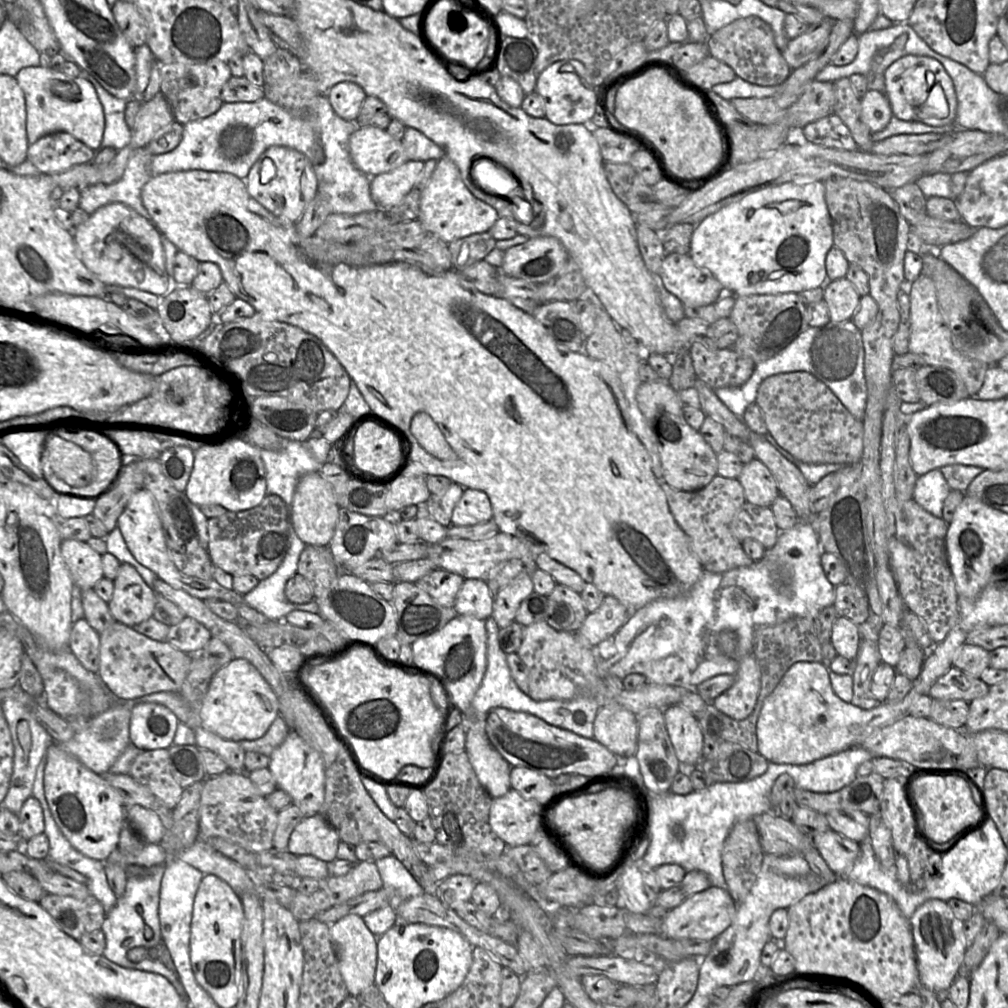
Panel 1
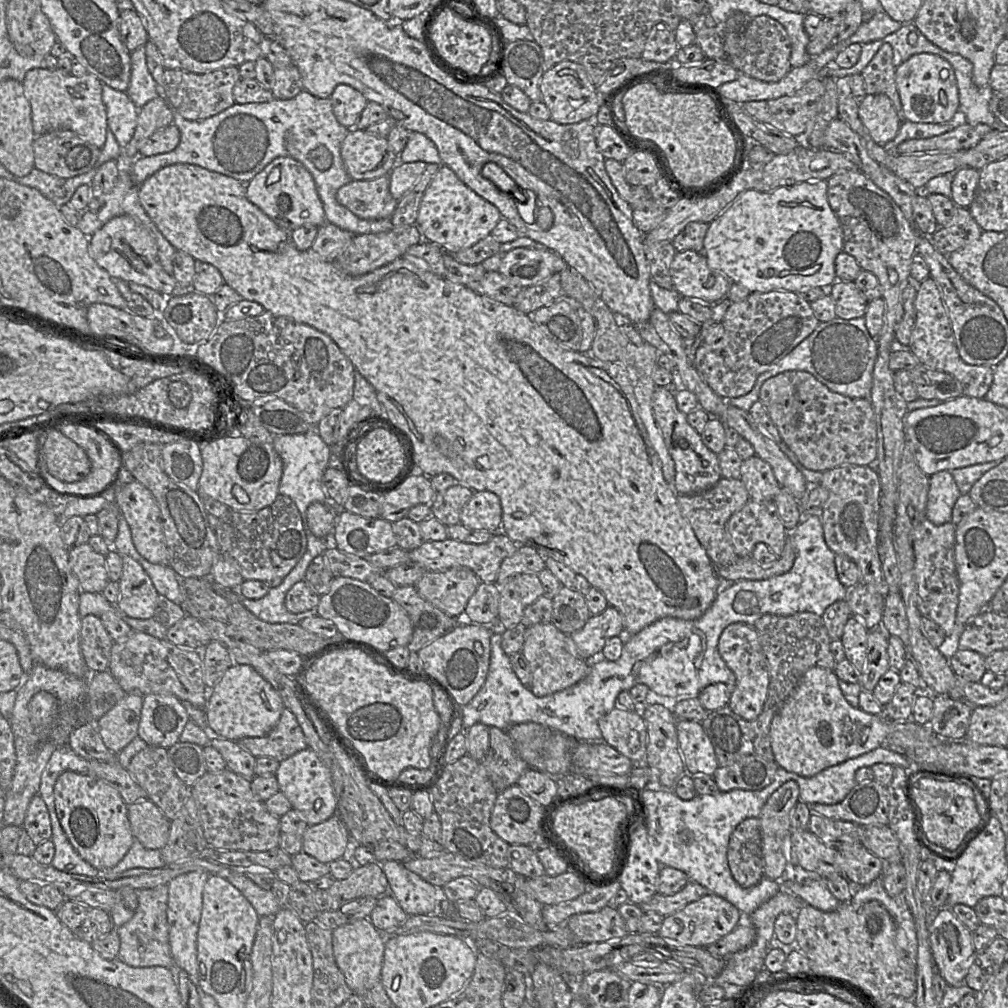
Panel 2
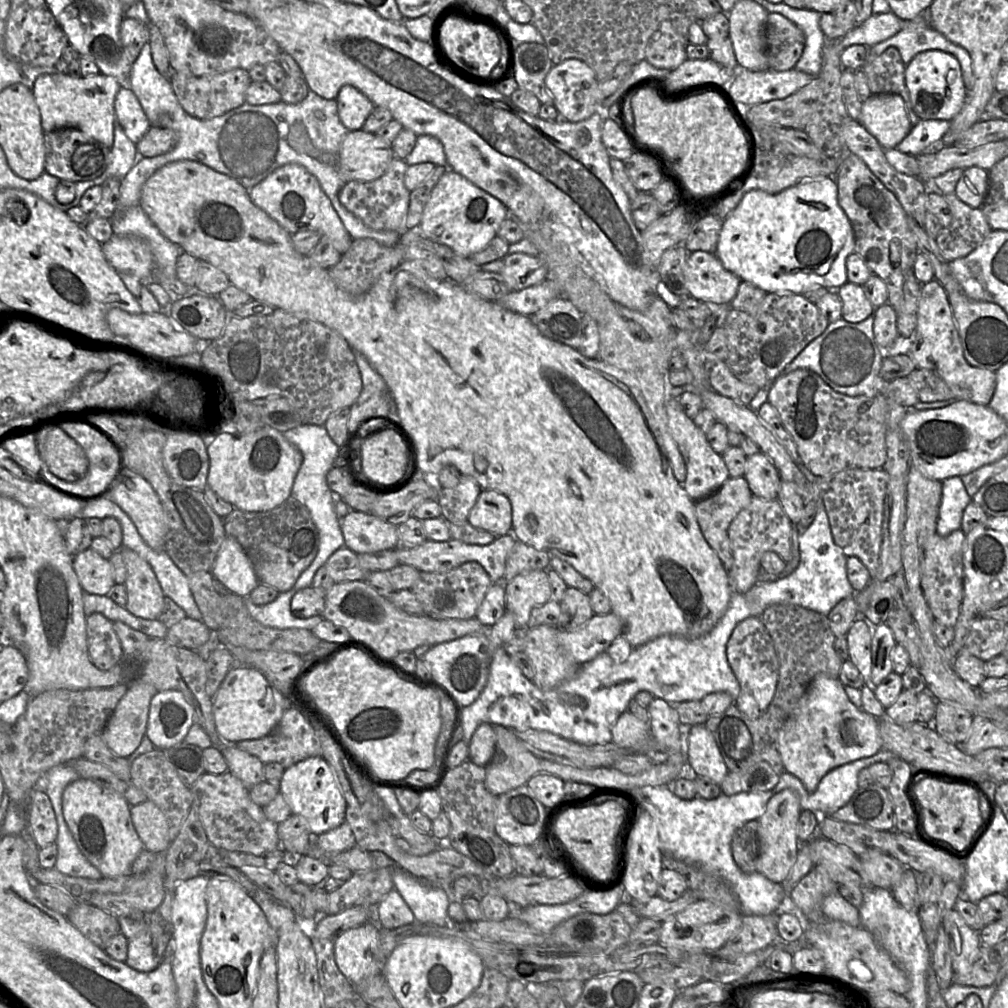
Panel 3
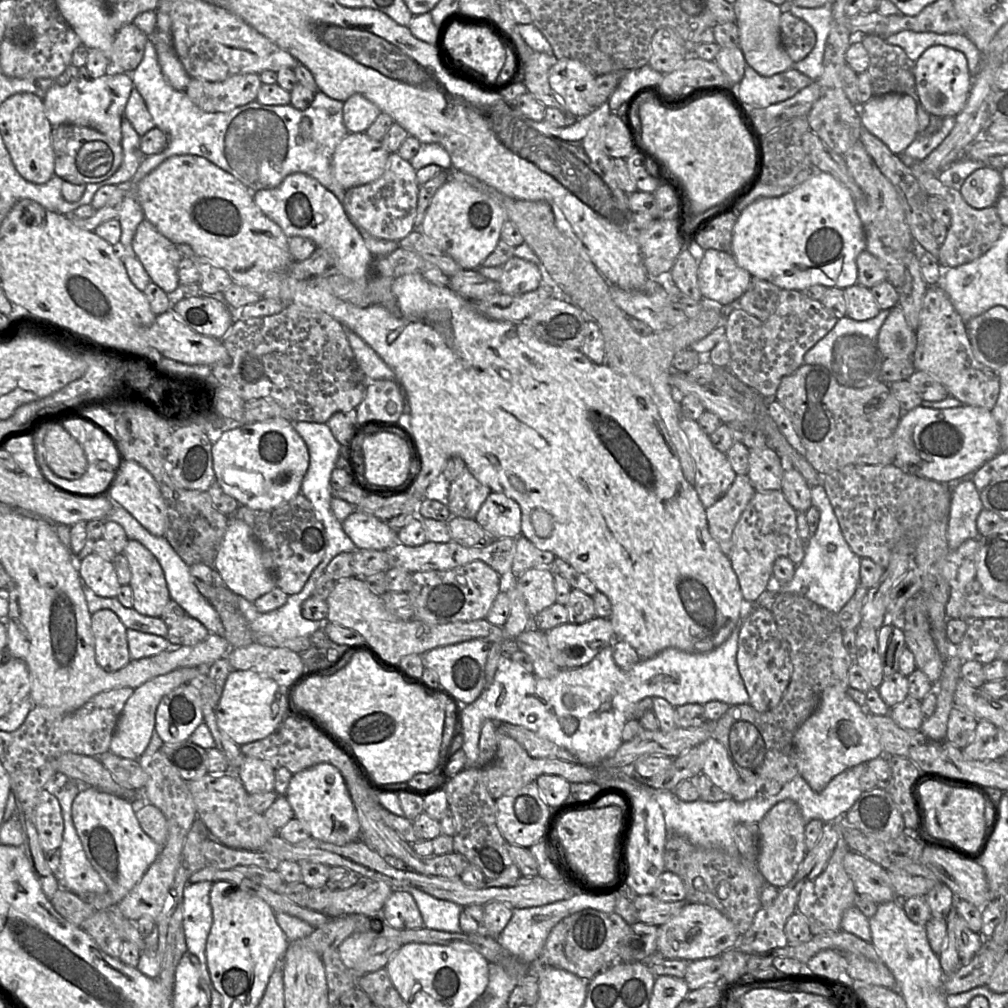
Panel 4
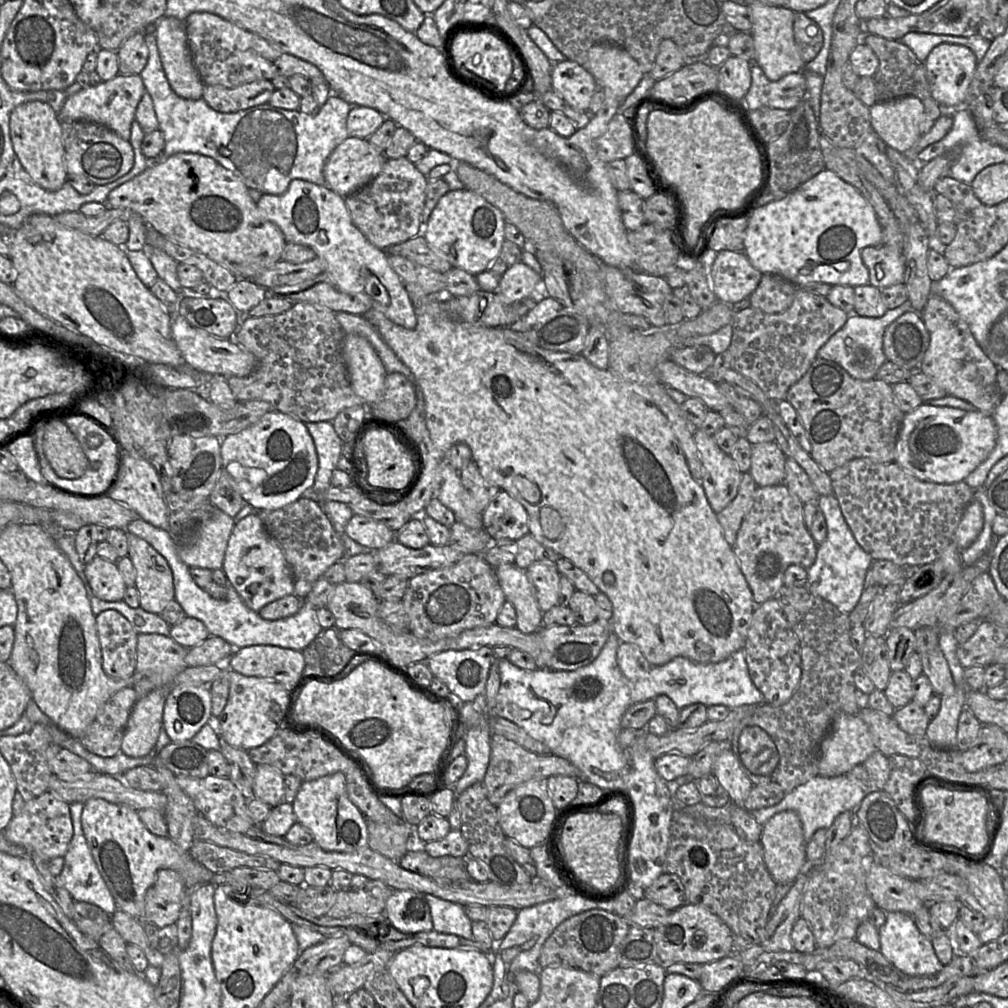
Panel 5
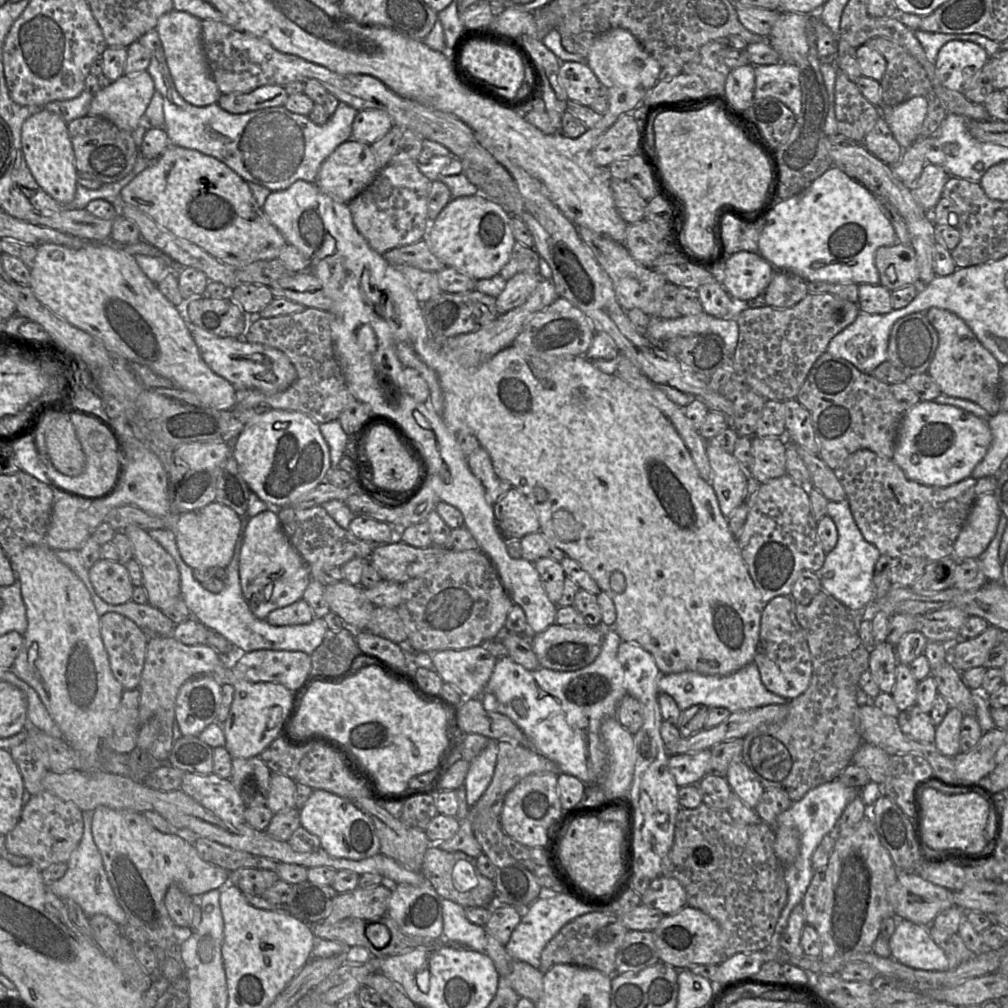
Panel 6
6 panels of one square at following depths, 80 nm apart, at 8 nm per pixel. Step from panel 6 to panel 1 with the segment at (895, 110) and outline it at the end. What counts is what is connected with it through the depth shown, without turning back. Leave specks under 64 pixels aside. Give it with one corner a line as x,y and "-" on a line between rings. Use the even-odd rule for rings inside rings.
876,90
867,91
860,99
860,115
870,132
884,129
893,117
887,96

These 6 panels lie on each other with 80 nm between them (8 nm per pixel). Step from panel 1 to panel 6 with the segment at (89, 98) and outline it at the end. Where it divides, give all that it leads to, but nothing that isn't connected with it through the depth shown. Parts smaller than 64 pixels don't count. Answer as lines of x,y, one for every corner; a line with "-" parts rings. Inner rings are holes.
146,70
132,75
124,74
94,94
88,114
103,117
119,129
132,133
144,121
145,111
155,92
153,79

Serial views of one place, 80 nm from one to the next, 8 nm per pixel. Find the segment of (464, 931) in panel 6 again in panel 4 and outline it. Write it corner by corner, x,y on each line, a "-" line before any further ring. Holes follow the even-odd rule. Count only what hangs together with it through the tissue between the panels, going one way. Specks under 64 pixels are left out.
398,888
410,893
421,913
425,928
447,932
461,932
459,917
463,910
460,905
432,895
416,888

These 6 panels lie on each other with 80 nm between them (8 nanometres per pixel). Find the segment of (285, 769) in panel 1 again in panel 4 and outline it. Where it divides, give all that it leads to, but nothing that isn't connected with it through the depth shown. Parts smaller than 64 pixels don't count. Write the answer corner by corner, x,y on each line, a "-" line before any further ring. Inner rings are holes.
319,763
293,774
285,794
294,815
302,821
312,838
345,845
360,839
360,823
345,780
335,766

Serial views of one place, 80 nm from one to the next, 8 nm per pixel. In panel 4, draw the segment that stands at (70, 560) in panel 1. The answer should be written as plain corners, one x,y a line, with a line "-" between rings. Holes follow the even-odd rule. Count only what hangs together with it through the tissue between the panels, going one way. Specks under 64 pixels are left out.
92,552
78,561
77,572
82,583
97,596
105,598
117,596
121,585
111,561
107,561

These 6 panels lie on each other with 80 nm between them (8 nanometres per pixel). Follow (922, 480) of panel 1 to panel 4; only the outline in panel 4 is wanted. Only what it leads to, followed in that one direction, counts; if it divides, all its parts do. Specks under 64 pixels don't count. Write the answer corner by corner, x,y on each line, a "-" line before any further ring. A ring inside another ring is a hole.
971,477
961,479
953,485
950,514
947,525
948,546
955,550
967,539
978,538
976,520
984,509
980,491
971,481

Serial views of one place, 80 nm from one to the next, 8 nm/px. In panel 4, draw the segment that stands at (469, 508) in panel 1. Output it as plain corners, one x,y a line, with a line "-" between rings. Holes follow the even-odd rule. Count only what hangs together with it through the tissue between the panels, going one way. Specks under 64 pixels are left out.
492,491
474,519
494,539
521,535
520,506
502,493

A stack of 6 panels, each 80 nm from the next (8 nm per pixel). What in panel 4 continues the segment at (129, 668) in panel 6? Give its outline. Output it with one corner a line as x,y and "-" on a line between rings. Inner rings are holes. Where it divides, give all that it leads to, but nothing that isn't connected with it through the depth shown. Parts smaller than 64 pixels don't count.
101,609
91,614
91,631
95,642
95,660
103,670
117,671
131,660
127,628
113,611

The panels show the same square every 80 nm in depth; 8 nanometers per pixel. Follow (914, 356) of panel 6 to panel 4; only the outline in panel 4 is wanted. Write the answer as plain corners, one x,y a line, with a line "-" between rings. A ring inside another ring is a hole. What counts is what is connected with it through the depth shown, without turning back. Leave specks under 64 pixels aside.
899,305
890,309
878,334
884,357
912,358
917,344
916,332
909,327

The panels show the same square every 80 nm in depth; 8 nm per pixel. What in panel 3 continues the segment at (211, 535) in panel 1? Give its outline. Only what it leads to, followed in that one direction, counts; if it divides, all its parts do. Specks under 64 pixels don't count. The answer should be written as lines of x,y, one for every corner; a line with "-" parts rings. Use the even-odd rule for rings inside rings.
292,496
266,512
245,512
234,508
223,518
223,526
226,536
233,537
248,555
259,582
275,588
279,593
294,587
299,576
310,566
318,553
320,543
318,529
308,509

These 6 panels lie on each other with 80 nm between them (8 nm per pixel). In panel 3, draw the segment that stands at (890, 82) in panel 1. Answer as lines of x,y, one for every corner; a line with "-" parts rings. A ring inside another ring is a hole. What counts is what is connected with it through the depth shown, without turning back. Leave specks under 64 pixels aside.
926,50
918,53
906,65
905,84
909,91
912,109
920,120
951,121
964,105
966,88
961,67
957,58
947,52

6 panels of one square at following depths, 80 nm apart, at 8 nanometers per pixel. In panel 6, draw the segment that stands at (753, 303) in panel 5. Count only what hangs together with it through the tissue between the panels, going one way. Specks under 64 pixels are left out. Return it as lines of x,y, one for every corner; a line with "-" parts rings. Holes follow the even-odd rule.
775,270
763,297
766,306
787,309
800,302
808,293
807,281
793,273

